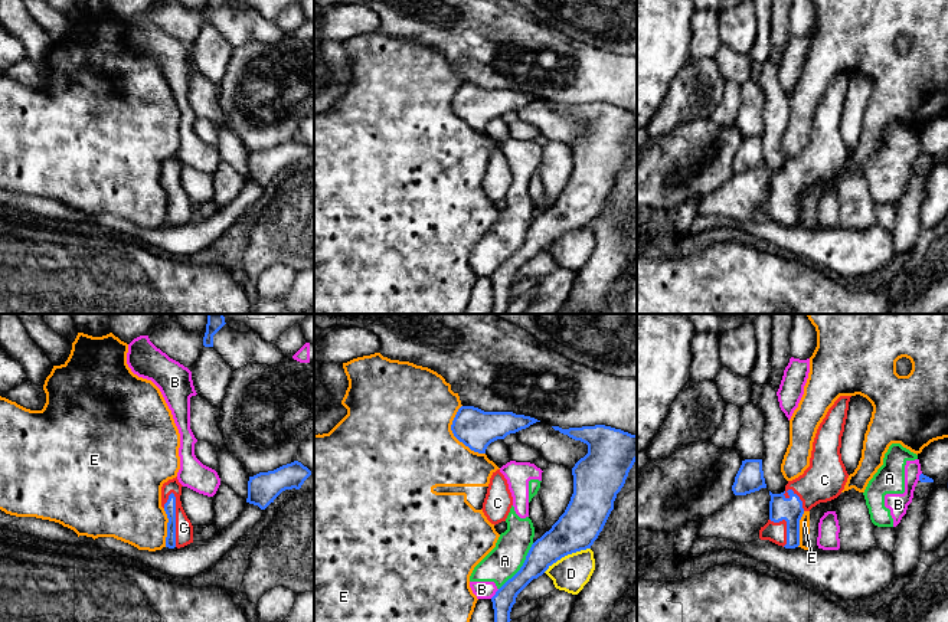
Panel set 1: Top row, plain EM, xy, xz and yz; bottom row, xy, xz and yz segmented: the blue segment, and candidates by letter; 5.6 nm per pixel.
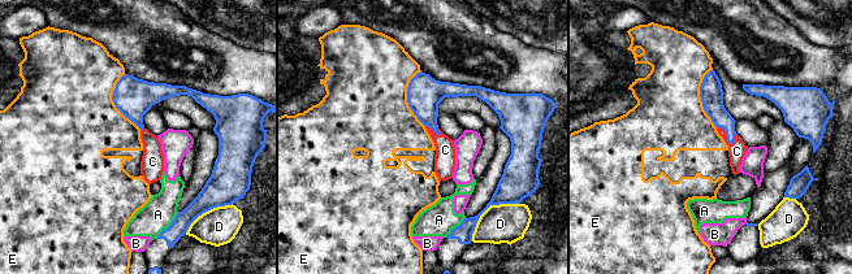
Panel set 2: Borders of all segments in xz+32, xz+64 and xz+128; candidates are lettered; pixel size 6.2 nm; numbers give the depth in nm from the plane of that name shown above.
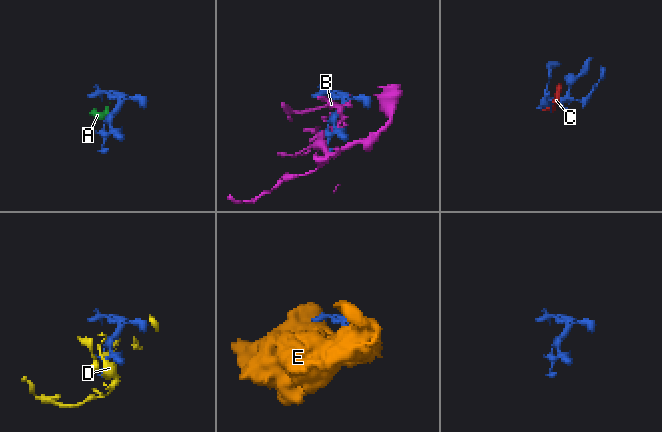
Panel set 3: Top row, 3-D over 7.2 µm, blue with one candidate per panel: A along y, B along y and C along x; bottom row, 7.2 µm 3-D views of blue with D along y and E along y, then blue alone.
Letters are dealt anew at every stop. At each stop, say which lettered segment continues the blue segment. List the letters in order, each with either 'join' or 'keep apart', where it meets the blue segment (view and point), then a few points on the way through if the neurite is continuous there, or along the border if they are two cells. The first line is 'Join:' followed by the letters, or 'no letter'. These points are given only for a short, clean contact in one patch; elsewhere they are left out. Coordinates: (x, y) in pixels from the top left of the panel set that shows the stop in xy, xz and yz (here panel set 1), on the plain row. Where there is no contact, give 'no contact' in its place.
Join: C
A: keep apart; contact xz (522, 244)
B: keep apart; contact xz (496, 271)
C: join; contact xy (175, 196)
D: keep apart; contact xz (566, 232)
E: keep apart; contact xz (454, 113)

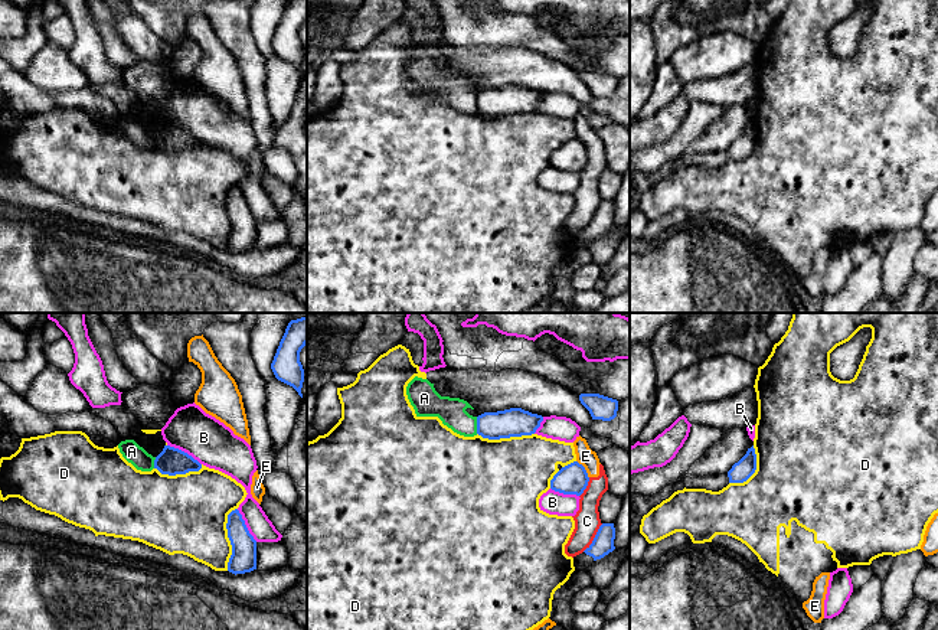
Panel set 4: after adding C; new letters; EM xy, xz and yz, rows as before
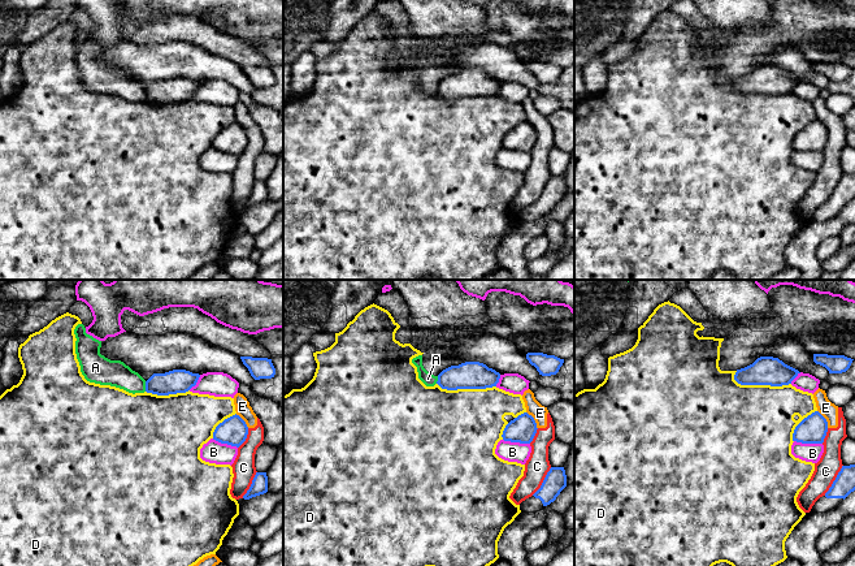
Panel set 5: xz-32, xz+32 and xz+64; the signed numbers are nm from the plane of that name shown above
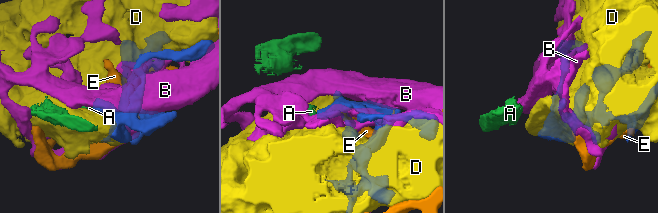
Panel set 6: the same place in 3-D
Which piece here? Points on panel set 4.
Join: no letter
A: keep apart; contact xz (477, 103)
B: keep apart; contact xy (183, 129)
C: keep apart; contact xz (594, 215)
D: keep apart; contact xy (228, 214)
E: keep apart; contact xz (584, 146)

